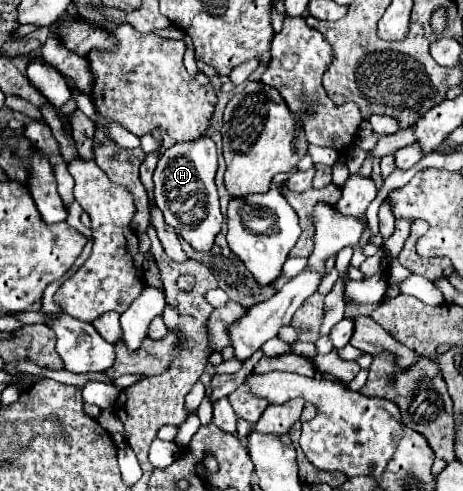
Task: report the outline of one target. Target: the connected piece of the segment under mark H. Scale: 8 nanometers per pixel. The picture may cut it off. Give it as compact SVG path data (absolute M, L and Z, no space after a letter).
M202 137L202 141L176 143L166 149L154 171L154 195L156 207L162 211L164 221L196 251L210 251L214 245L214 237L222 229L222 213L218 191L214 185L218 163L216 163L216 145L210 137Z

